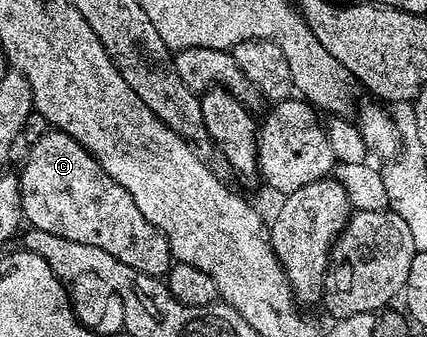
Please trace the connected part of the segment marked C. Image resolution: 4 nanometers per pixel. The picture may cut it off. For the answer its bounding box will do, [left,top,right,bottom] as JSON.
[18,128,173,276]

